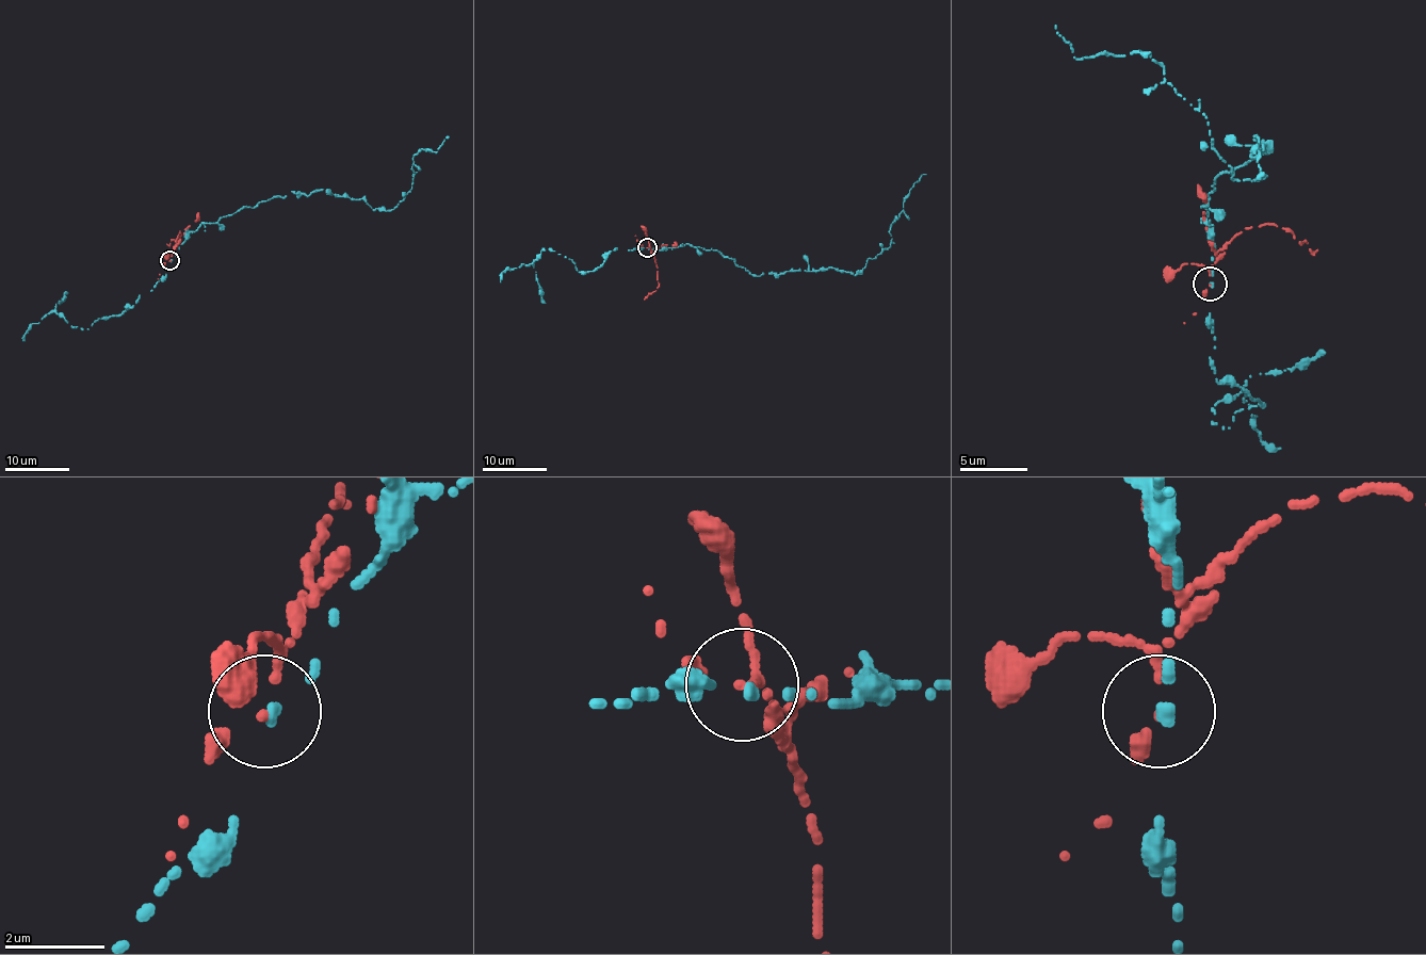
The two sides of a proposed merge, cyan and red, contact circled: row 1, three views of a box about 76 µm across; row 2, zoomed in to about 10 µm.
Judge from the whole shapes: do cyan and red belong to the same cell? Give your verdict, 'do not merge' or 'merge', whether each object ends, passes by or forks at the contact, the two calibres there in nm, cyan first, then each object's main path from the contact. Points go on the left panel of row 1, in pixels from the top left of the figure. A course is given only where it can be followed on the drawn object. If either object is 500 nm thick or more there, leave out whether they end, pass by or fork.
do not merge | cyan ends | red passes by | 180/100 nm | cyan via (172, 260), (201, 223), (291, 192), (323, 189), (389, 211), (412, 187), (412, 158), (436, 152), (448, 136) | red via (169, 260), (179, 232), (178, 240), (166, 243)

